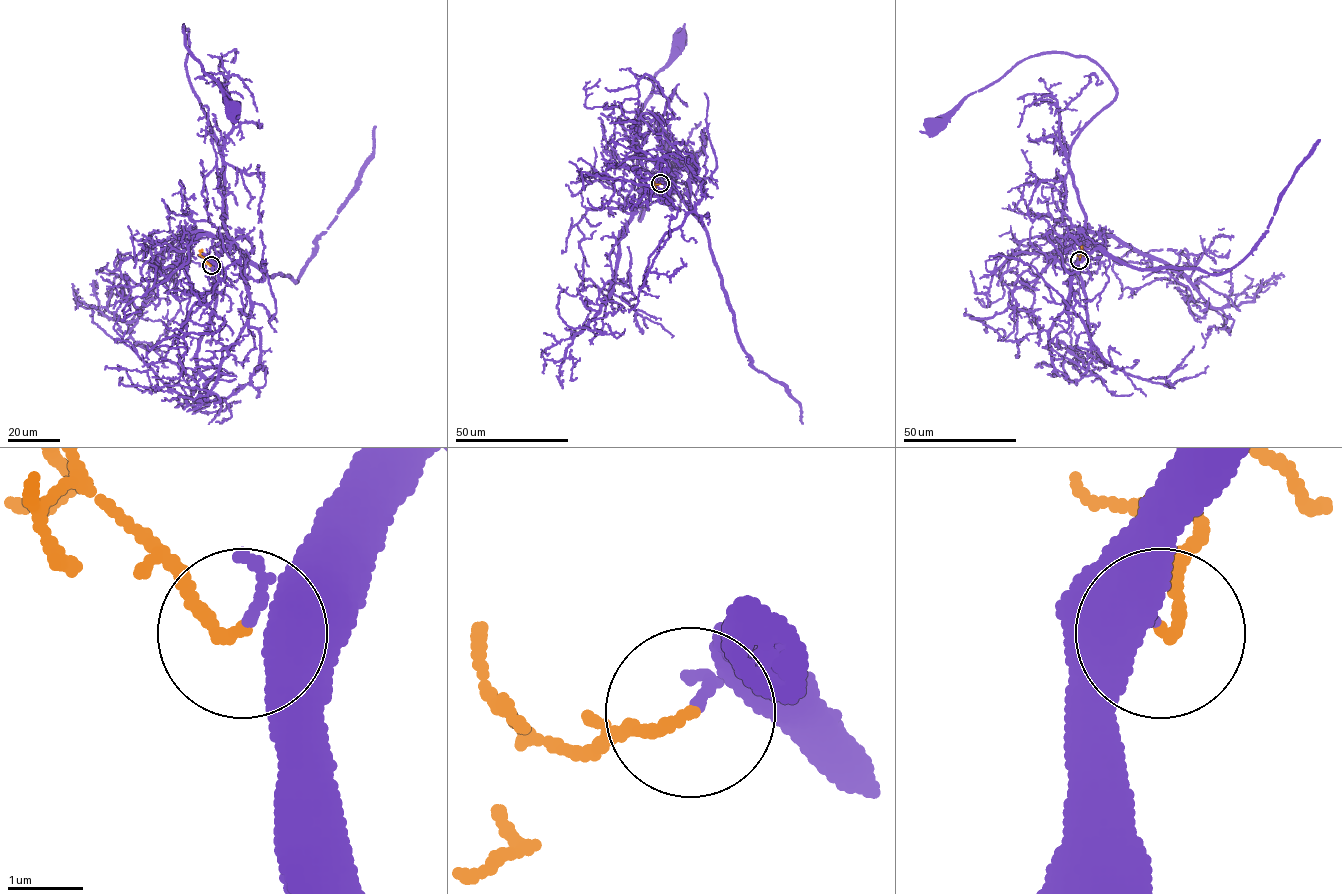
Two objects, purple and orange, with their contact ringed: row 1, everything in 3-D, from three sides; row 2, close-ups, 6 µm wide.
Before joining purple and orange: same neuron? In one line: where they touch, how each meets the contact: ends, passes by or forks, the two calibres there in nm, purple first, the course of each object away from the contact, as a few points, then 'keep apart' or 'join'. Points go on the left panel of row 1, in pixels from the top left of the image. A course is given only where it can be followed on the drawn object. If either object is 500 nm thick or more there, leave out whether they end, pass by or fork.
(211, 265) | purple ends | orange ends | 120/140 nm | purple via (211, 265), (229, 245), (224, 164), (187, 73), (183, 25), (184, 46), (217, 82), (234, 113) | orange via (211, 266), (200, 254), (202, 249) | join

